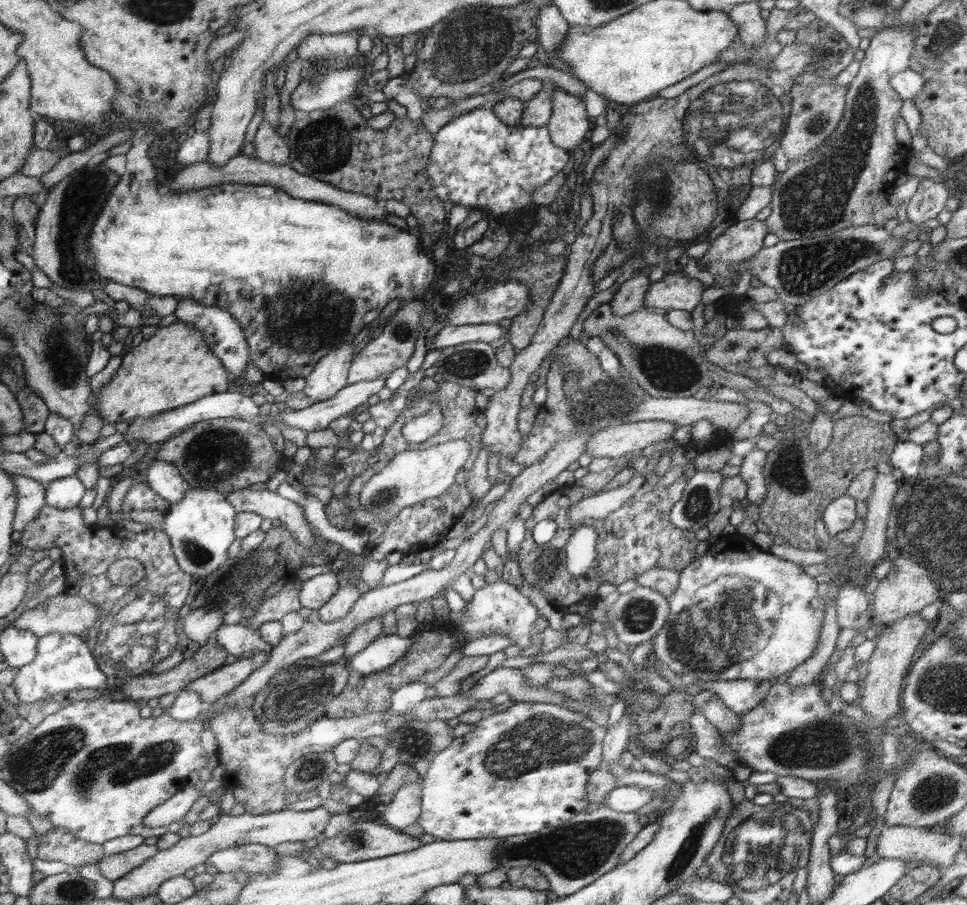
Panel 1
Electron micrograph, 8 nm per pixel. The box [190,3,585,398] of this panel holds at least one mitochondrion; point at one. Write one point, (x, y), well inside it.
(464, 58)

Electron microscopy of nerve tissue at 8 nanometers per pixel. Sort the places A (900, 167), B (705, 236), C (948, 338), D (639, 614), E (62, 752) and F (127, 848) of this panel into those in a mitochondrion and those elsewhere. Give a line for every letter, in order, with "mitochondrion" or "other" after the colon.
A: other
B: other
C: other
D: mitochondrion
E: mitochondrion
F: other

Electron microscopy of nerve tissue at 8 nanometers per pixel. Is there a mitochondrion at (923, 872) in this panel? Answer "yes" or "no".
no

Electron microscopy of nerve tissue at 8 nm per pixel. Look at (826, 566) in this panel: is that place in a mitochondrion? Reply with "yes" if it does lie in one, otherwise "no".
no

